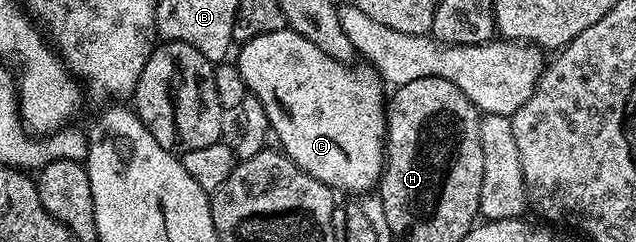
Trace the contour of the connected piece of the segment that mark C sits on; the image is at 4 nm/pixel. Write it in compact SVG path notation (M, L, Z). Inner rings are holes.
M288 27L246 41L236 53L235 63L243 75L246 90L261 100L272 136L277 136L276 144L300 169L334 191L342 189L349 193L345 195L368 194L380 182L385 168L387 93L385 97L383 81L376 69L365 63L352 65L331 59L311 39L303 39L303 35Z

